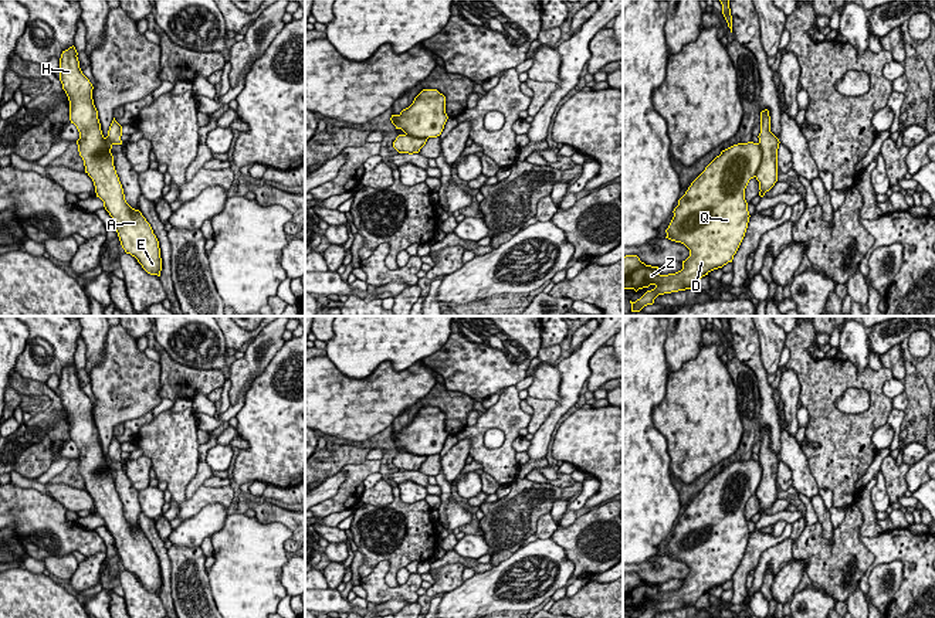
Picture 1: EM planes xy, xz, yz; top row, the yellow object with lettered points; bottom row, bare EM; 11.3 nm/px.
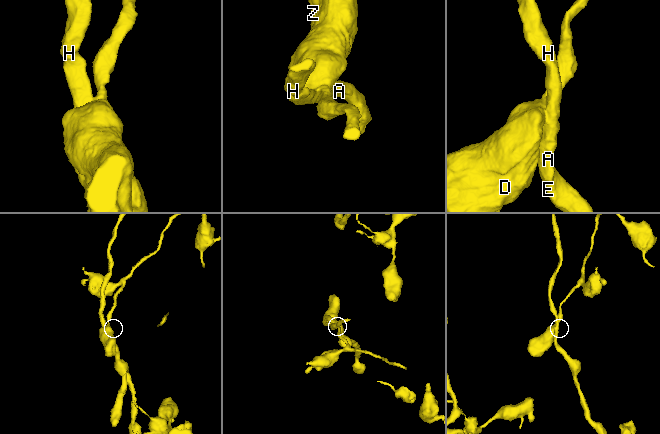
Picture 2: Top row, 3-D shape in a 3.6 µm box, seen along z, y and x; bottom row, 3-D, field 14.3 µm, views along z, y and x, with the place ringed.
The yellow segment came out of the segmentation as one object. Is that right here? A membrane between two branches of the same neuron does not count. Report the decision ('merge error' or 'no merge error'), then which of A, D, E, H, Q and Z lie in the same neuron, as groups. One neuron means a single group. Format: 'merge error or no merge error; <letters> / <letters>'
merge error; A E H / D Q Z

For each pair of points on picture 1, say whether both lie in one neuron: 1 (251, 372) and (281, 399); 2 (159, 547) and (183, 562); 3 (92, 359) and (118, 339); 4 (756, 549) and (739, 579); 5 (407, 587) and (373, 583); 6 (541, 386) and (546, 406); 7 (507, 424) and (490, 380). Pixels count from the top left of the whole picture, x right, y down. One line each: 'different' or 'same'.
1: different
2: different
3: different
4: same
5: same
6: different
7: different

